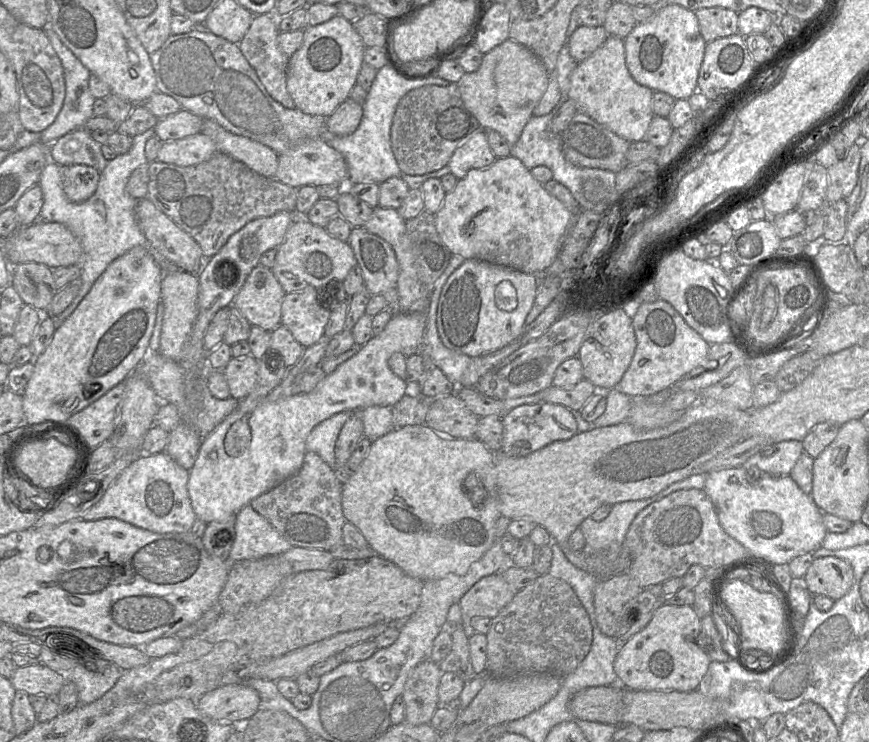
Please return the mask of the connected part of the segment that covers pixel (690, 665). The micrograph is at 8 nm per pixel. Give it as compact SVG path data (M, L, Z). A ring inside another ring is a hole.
M662 604L642 630L619 644L613 663L618 683L624 688L640 691L697 690L711 662L696 642L700 631L701 618L692 605Z

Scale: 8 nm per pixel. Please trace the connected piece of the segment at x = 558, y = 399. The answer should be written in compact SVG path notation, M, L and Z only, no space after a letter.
M582 379L571 389L563 389L551 385L538 394L544 402L560 404L570 410L580 411L596 391L597 388L589 380Z

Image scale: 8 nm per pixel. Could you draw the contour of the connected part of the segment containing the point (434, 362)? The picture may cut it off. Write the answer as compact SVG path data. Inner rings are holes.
M452 254L449 263L440 277L434 282L430 305L426 312L427 325L424 337L425 354L431 366L438 367L454 384L459 384L464 371L471 363L471 357L448 349L442 342L436 325L437 307L441 290L448 277L466 259L460 254Z

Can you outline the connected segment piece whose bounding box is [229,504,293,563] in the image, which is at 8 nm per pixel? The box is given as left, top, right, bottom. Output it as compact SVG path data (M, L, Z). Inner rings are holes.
M250 504L236 514L235 532L229 554L231 563L282 554L293 547Z

